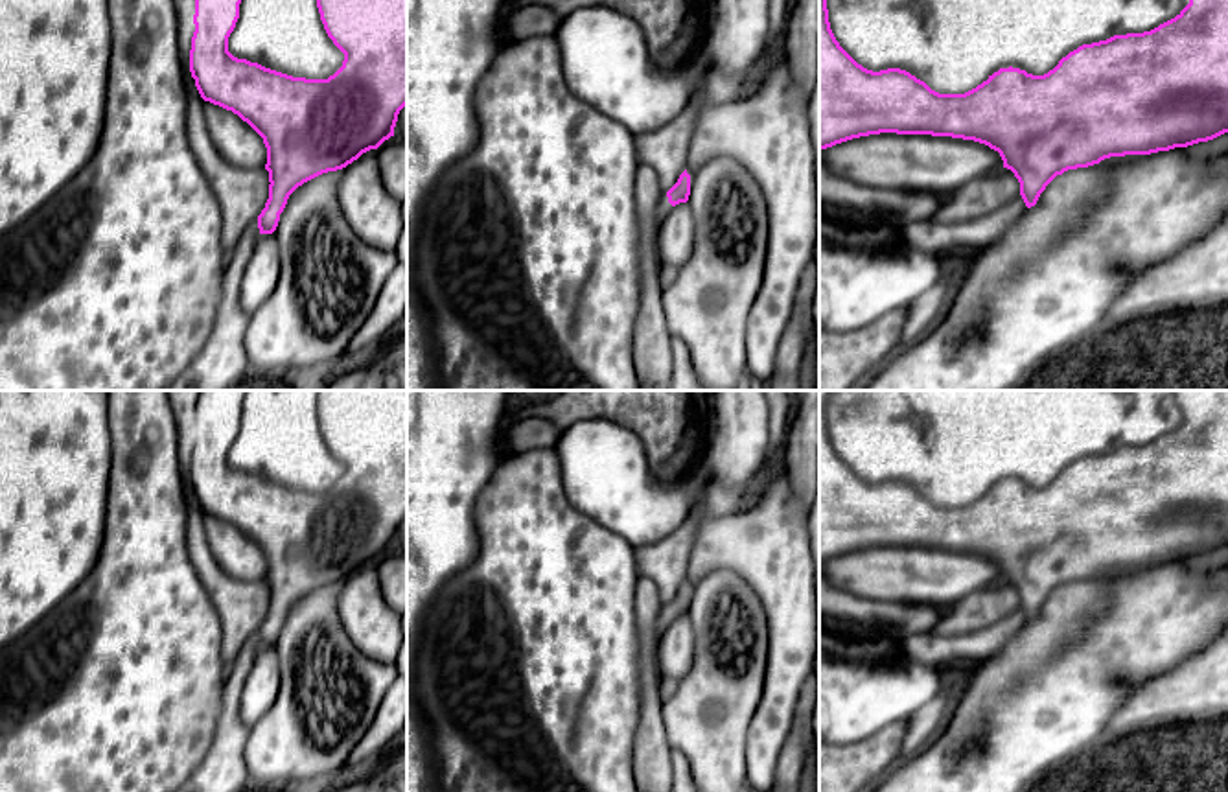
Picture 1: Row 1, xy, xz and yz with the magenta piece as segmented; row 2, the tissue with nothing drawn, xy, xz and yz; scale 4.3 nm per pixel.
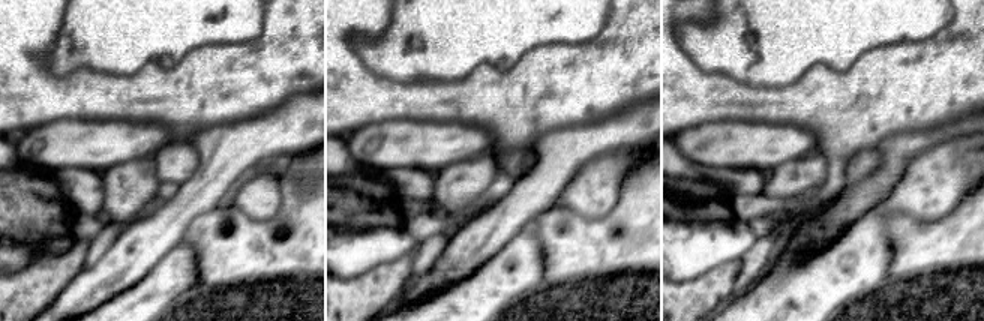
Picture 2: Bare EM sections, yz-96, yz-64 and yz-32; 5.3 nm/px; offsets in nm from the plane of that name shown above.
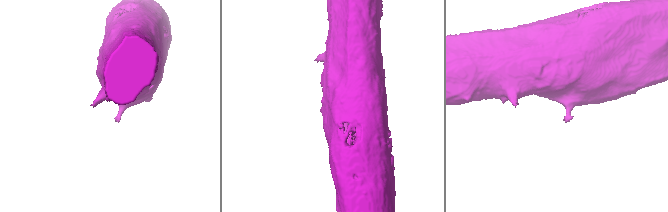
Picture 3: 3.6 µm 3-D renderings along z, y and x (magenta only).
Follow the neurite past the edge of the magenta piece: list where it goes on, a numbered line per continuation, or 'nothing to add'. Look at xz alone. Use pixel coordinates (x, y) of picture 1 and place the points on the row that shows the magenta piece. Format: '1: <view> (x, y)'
1: xz (663, 207)

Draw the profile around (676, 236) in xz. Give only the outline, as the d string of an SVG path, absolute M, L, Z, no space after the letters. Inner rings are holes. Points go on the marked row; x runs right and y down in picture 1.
M679 203L663 217L657 232L659 260L666 274L689 262L694 241L696 225L689 203Z

